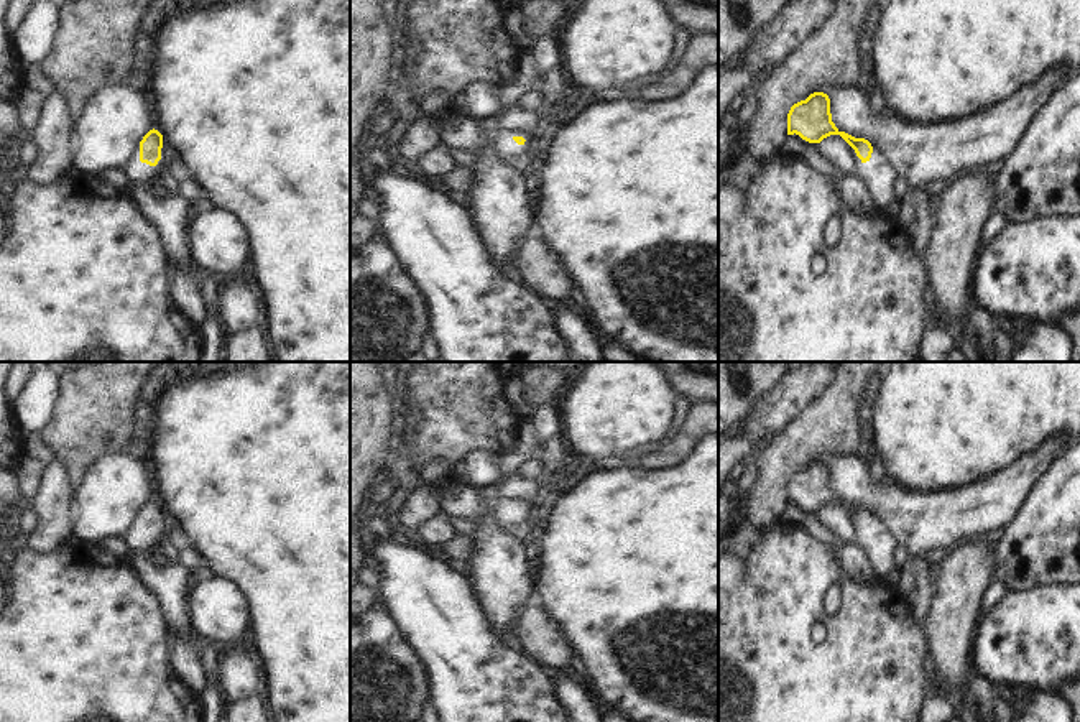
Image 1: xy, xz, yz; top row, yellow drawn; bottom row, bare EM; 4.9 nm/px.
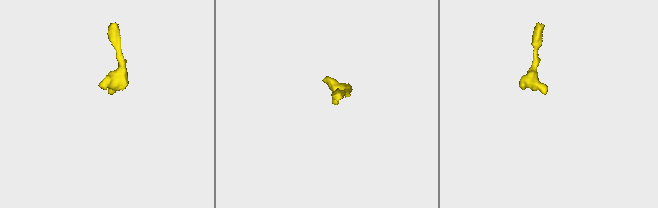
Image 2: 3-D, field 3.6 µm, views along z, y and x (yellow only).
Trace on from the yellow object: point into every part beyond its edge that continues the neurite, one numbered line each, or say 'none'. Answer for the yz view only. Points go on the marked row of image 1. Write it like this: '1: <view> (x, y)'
1: yz (880, 176)

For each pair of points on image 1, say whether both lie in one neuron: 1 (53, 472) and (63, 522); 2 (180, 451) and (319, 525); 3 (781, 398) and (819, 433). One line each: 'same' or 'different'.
1: same
2: same
3: different

